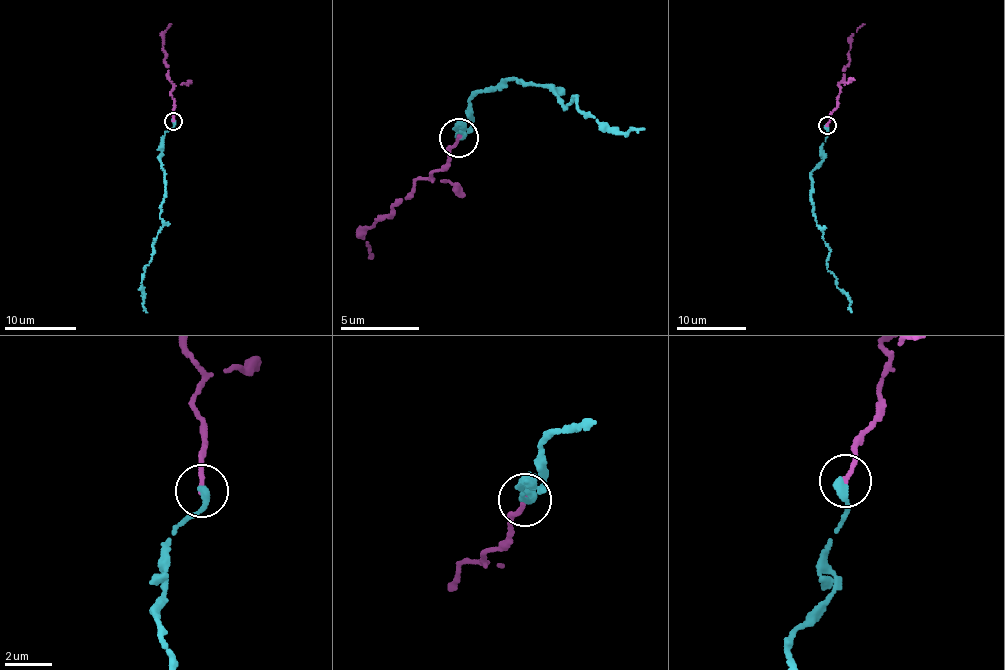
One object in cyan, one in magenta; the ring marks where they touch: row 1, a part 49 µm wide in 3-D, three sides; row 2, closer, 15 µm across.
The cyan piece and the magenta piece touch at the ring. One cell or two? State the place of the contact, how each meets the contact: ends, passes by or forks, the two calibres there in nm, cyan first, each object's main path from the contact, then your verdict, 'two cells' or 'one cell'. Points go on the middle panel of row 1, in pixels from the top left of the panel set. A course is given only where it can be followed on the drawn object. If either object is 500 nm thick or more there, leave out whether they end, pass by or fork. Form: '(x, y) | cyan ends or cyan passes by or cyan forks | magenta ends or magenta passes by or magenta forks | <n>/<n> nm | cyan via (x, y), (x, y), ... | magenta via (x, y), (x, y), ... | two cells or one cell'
(458, 137) | cyan ends | magenta ends | 340/240 nm | cyan via (460, 134), (471, 99), (517, 78), (646, 129) | magenta via (460, 138), (447, 148), (448, 163), (414, 184), (400, 199), (392, 217), (360, 231), (373, 259) | one cell

